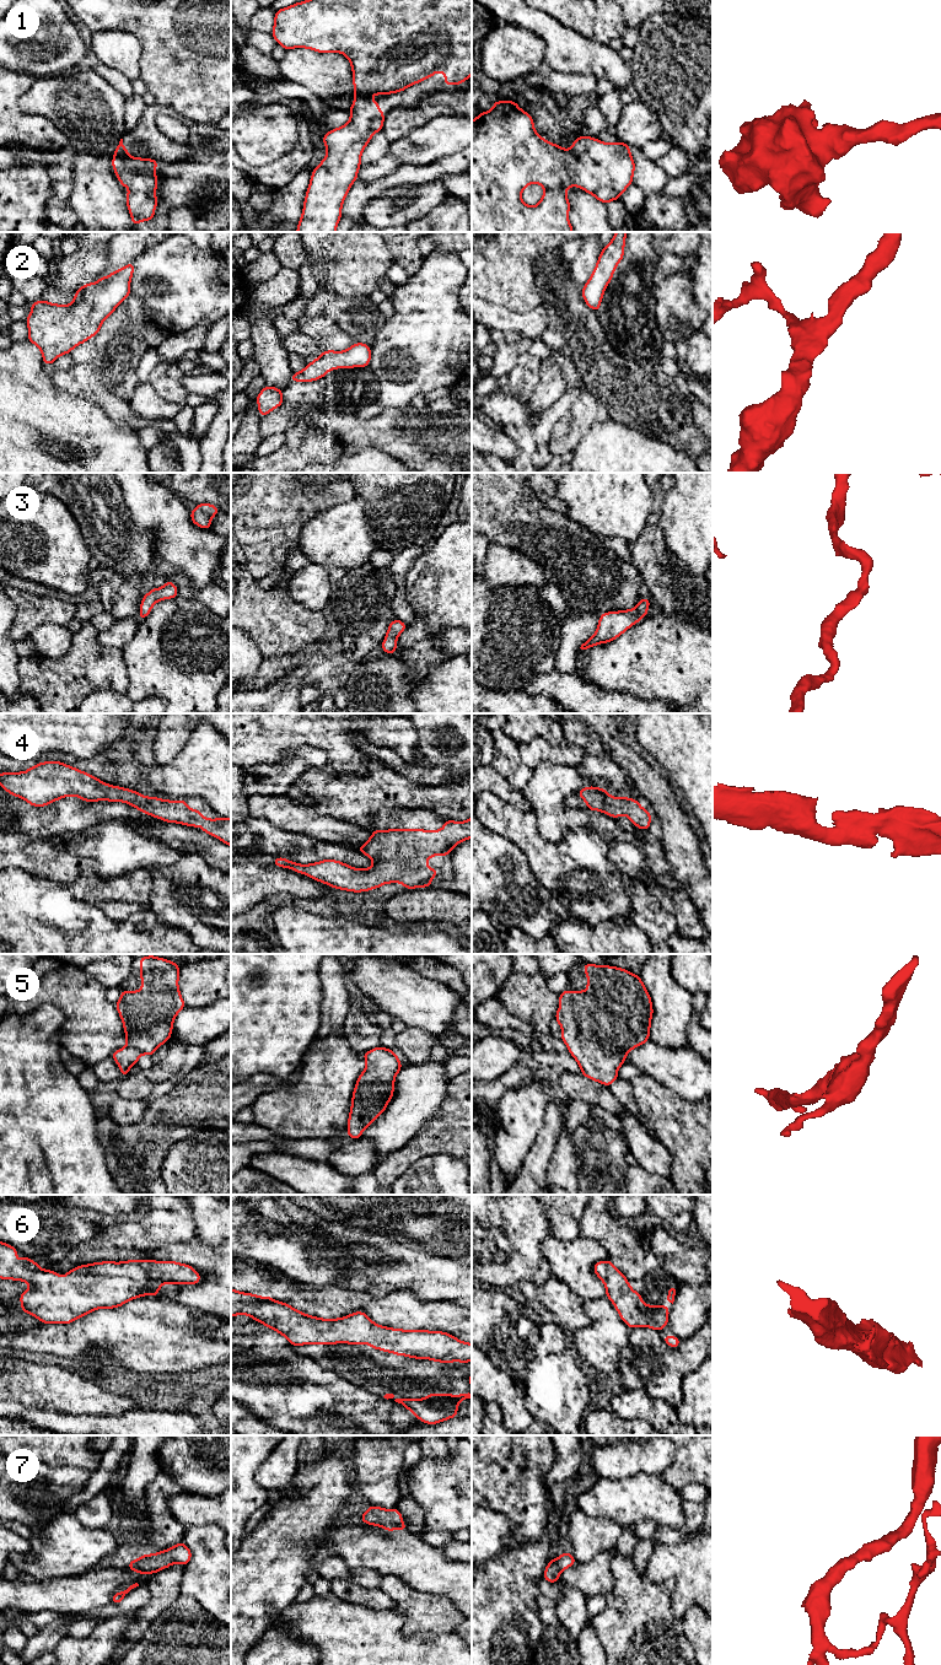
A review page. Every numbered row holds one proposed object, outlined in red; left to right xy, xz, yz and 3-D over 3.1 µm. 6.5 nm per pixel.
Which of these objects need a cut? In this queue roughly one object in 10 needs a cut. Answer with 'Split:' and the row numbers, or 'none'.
Split: none

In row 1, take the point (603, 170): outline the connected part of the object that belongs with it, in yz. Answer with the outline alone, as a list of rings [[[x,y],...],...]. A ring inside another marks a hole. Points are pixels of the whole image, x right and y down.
[[[494,101],[491,111],[480,112],[472,120],[472,232],[574,232],[568,217],[570,203],[566,196],[572,184],[603,204],[619,199],[633,184],[635,163],[629,151],[631,146],[623,141],[608,144],[587,135],[572,141],[574,145],[565,150],[544,140],[534,130],[533,117],[515,101]],[[533,183],[541,184],[544,193],[537,205],[528,206],[521,195]]]

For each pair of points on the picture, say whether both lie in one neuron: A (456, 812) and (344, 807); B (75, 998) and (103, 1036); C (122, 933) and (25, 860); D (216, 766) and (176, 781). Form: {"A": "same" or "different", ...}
{"A": "same", "B": "same", "C": "different", "D": "same"}

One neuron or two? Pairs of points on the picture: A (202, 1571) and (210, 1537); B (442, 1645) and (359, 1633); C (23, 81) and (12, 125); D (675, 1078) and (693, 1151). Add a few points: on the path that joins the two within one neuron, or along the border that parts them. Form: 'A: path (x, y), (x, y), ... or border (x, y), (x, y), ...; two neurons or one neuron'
A: path (206, 1562), (208, 1546); one neuron
B: path (421, 1647), (380, 1647); one neuron
C: path (12, 92), (12, 114); one neuron
D: border (655, 1079), (681, 1097), (699, 1103); two neurons

